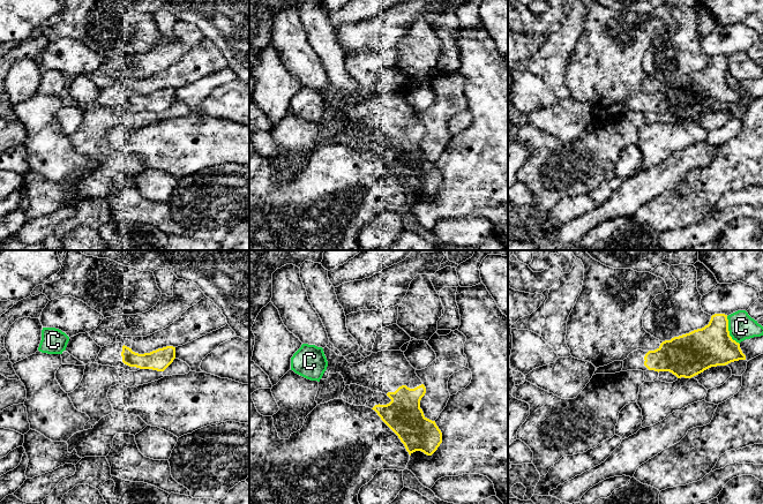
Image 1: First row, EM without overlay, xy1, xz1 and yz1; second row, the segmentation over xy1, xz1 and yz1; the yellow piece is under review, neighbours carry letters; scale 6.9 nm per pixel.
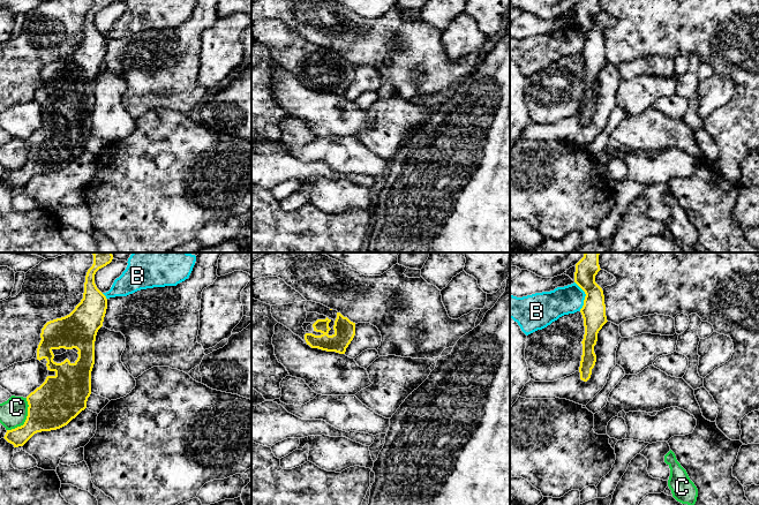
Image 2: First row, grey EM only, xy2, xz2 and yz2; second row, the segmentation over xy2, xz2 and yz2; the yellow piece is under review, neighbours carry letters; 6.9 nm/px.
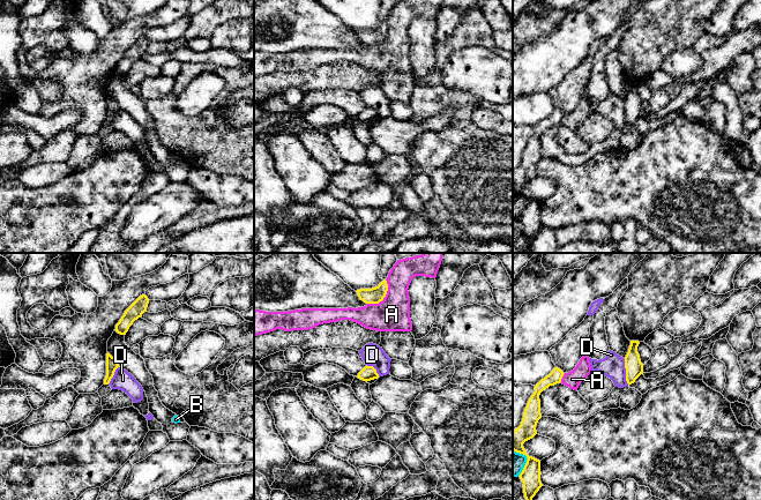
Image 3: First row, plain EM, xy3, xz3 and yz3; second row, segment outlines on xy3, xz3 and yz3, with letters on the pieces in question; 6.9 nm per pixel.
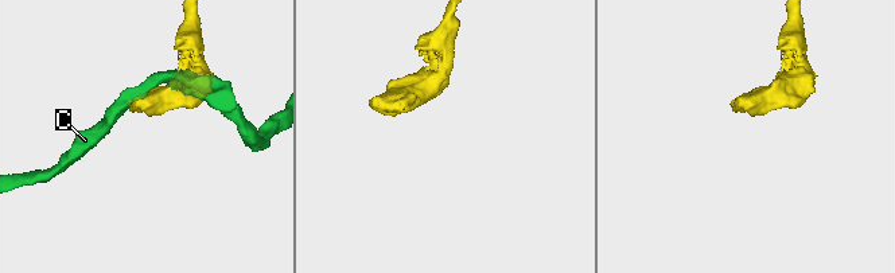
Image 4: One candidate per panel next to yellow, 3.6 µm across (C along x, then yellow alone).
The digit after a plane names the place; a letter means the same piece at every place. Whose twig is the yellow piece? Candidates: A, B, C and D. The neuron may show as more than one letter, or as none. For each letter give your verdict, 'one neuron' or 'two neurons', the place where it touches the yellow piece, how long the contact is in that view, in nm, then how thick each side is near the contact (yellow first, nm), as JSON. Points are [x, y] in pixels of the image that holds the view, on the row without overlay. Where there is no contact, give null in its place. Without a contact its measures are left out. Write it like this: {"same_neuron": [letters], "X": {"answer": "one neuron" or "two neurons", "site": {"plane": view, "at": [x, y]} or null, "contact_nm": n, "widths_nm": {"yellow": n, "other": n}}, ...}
{"same_neuron": [], "A": {"answer": "two neurons", "site": {"plane": "xz3", "at": [385, 37]}, "contact_nm": 220, "widths_nm": {"yellow": 110, "other": 240}}, "B": {"answer": "two neurons", "site": {"plane": "yz2", "at": [585, 38]}, "contact_nm": 220, "widths_nm": {"yellow": 170, "other": 200}}, "C": {"answer": "two neurons", "site": {"plane": "xy2", "at": [27, 160]}, "contact_nm": 280, "widths_nm": {"yellow": 320, "other": 190}}, "D": {"answer": "two neurons", "site": {"plane": "yz3", "at": [626, 113]}, "contact_nm": 190, "widths_nm": {"yellow": 120, "other": 160}}}

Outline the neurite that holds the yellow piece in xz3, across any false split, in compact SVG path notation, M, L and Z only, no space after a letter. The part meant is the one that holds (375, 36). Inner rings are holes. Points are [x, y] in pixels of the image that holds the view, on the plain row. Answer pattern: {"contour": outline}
{"contour": "M383 21L378 28L372 30L360 30L357 31L357 36L360 42L366 45L379 45L383 42L388 32L387 22Z"}

